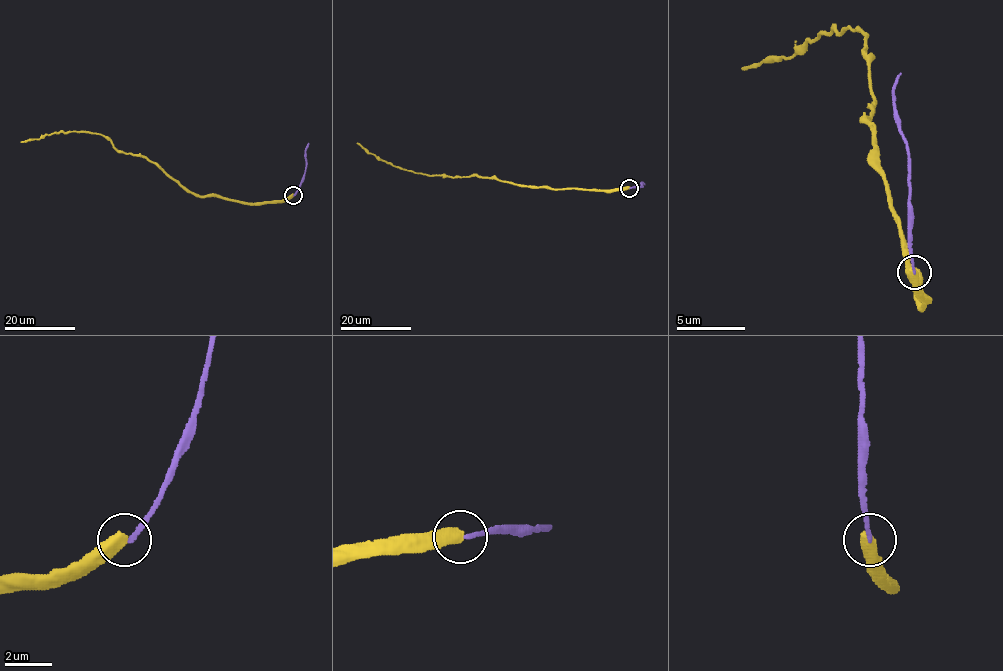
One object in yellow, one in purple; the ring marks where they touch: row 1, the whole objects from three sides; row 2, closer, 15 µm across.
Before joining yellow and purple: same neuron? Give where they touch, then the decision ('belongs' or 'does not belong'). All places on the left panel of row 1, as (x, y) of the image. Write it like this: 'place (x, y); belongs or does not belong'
place (293, 195); does not belong

